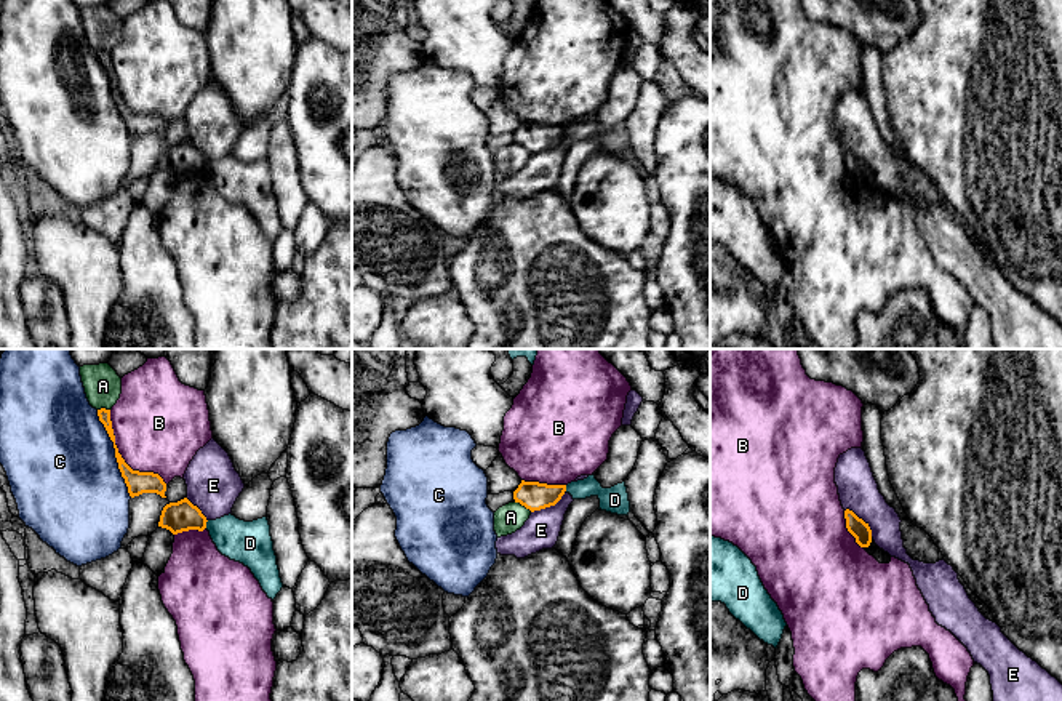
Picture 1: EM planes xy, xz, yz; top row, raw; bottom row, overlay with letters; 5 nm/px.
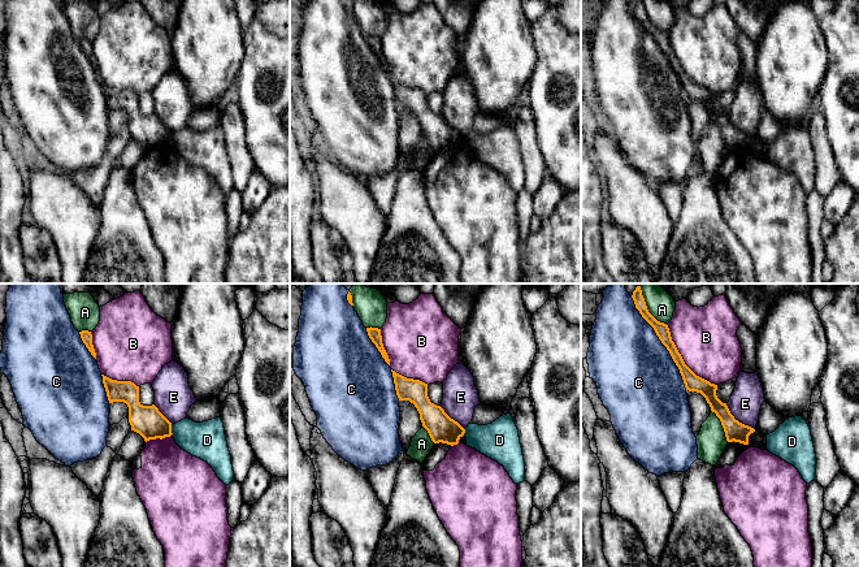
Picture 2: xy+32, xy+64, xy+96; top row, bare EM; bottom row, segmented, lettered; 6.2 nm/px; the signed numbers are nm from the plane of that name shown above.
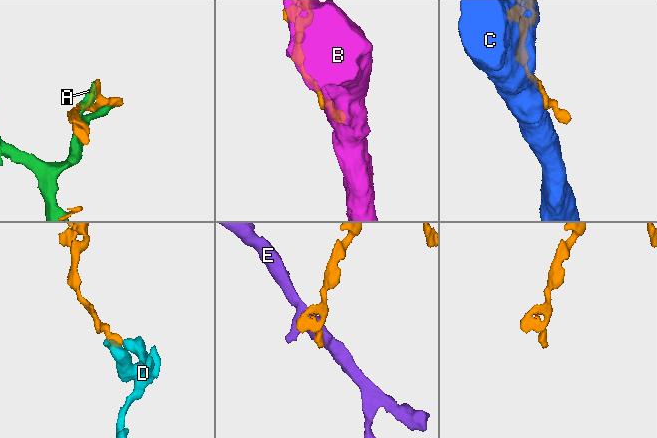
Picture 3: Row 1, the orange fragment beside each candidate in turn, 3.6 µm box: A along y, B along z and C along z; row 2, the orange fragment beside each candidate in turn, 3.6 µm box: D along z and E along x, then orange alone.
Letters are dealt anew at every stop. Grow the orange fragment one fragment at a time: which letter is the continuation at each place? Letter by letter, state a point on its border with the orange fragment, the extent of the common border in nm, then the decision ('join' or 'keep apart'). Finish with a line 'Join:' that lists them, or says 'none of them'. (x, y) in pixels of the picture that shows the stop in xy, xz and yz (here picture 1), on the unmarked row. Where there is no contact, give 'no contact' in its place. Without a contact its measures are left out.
A: xz (523, 146) | 110 nm | keep apart
B: xy (120, 98) | 480 nm | keep apart
C: xy (115, 95) | 480 nm | keep apart
D: xy (205, 165) | 40 nm | keep apart
E: xz (549, 148) | 200 nm | keep apart
Join: none of them

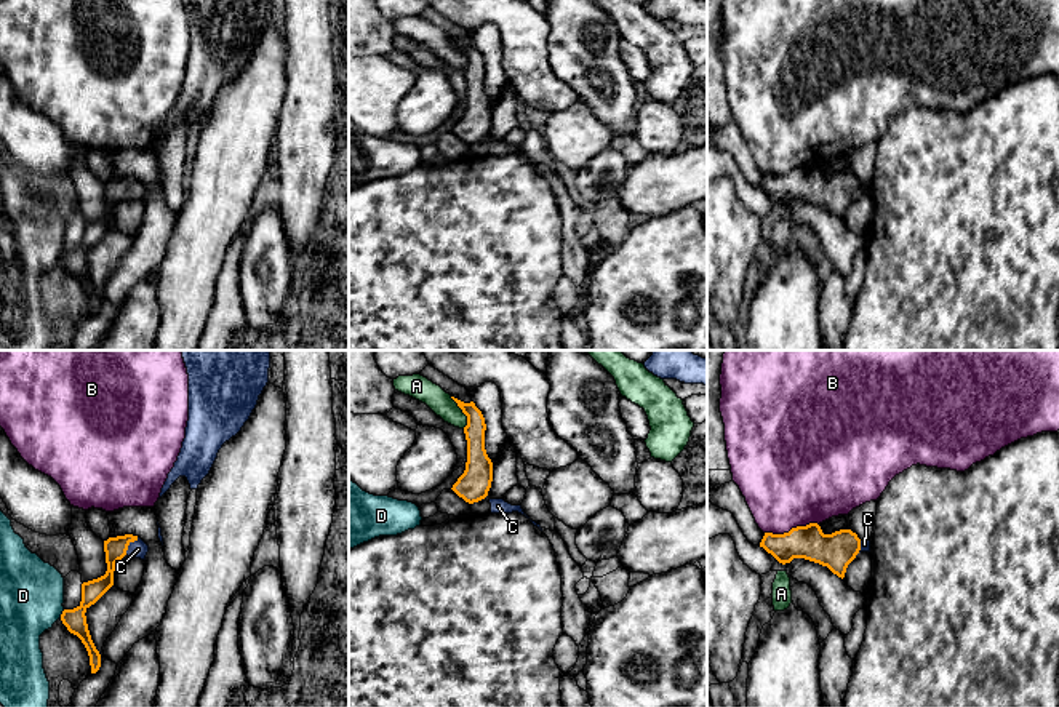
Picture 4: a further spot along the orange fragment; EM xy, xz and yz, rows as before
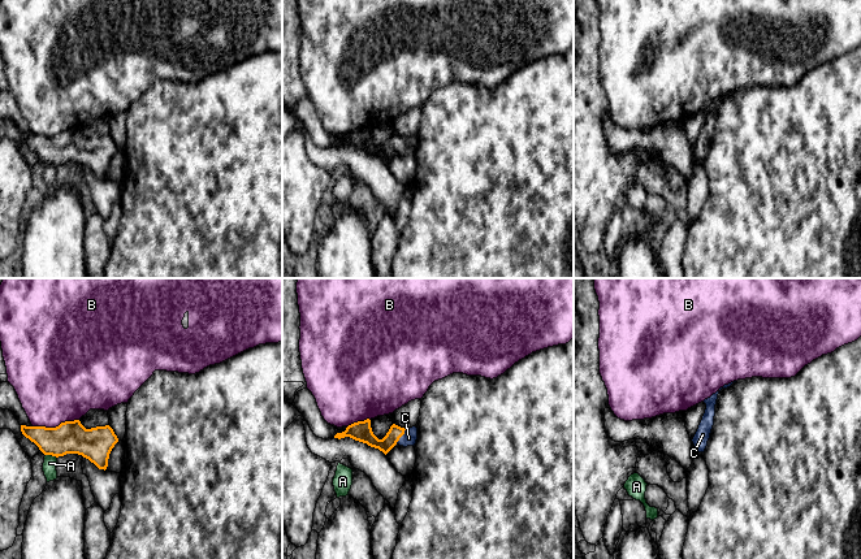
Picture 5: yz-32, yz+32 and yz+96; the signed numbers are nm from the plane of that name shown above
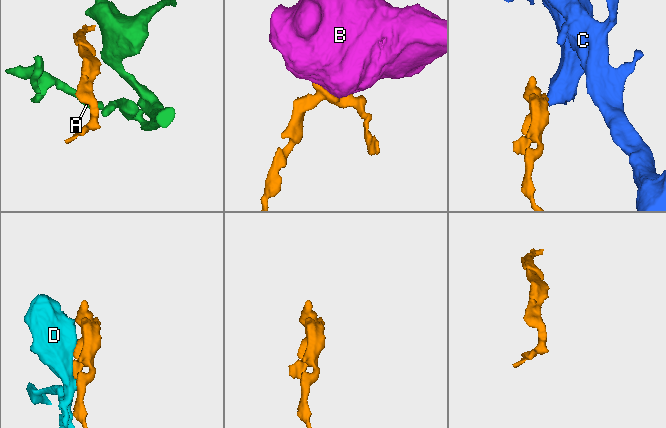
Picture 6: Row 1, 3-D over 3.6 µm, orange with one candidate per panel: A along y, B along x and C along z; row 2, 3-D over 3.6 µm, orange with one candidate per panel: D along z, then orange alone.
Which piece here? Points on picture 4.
A: xz (463, 53) | 180 nm | keep apart
B: yz (792, 170) | 280 nm | keep apart
C: xy (128, 186) | 110 nm | join
D: xy (63, 255) | 50 nm | keep apart
Join: C

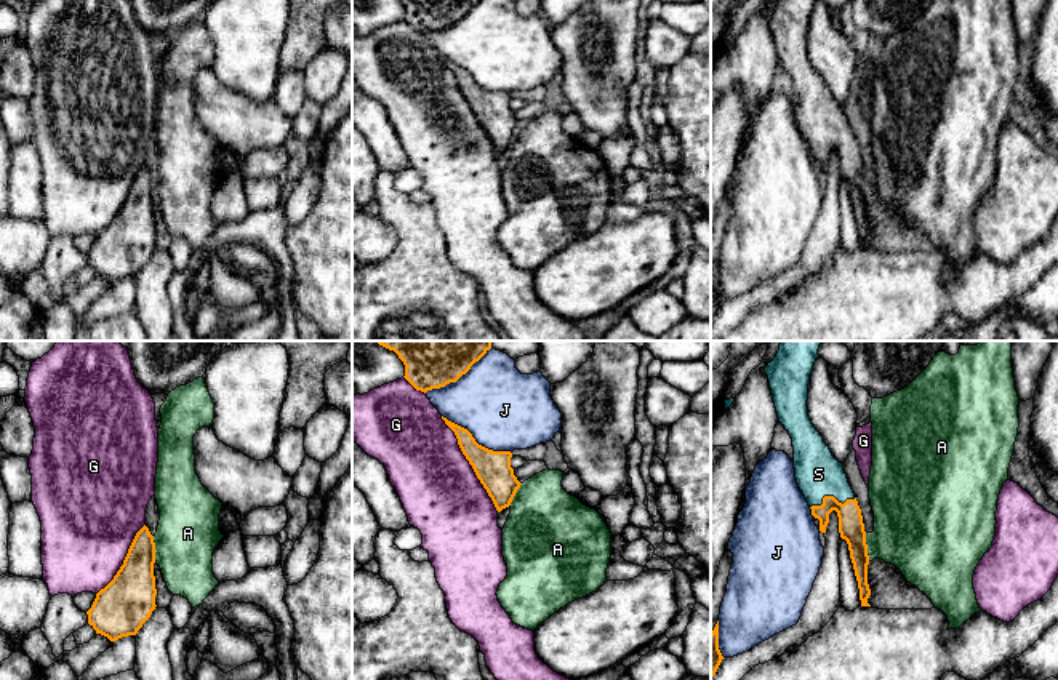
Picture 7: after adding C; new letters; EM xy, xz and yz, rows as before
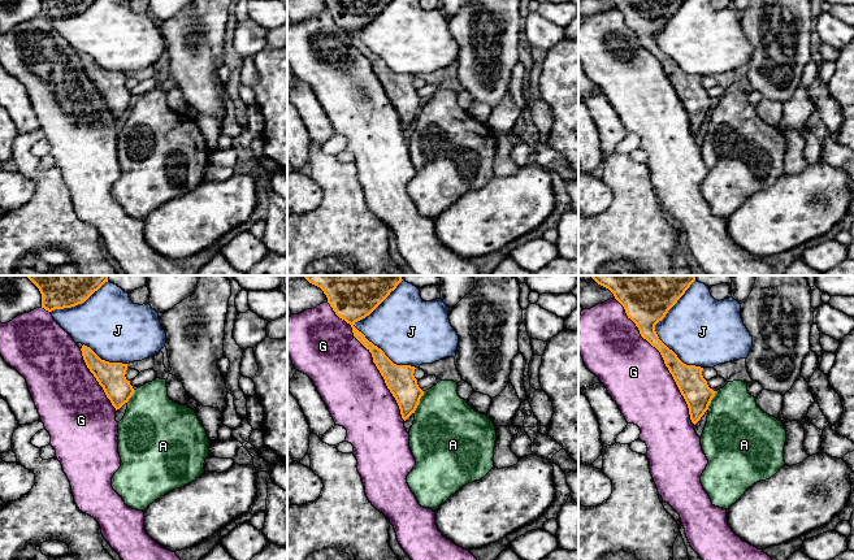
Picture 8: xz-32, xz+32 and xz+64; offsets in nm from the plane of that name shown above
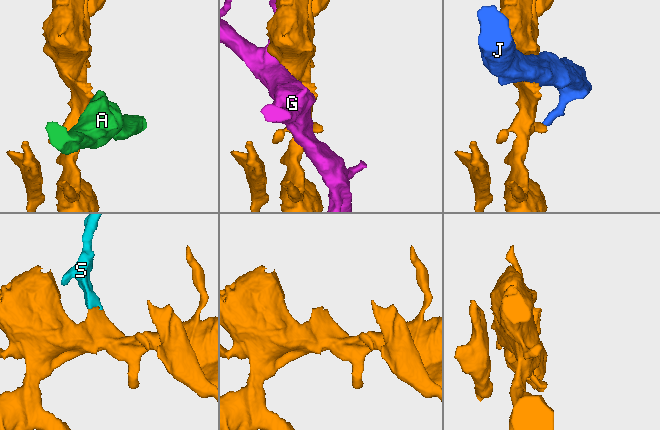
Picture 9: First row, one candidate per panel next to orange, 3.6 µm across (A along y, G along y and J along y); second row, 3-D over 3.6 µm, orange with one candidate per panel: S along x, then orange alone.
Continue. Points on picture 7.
A: yz (866, 189) | 150 nm | keep apart
G: xz (469, 104) | 550 nm | keep apart
J: xz (474, 82) | 400 nm | keep apart
S: yz (831, 138) | 240 nm | join
Join: S

